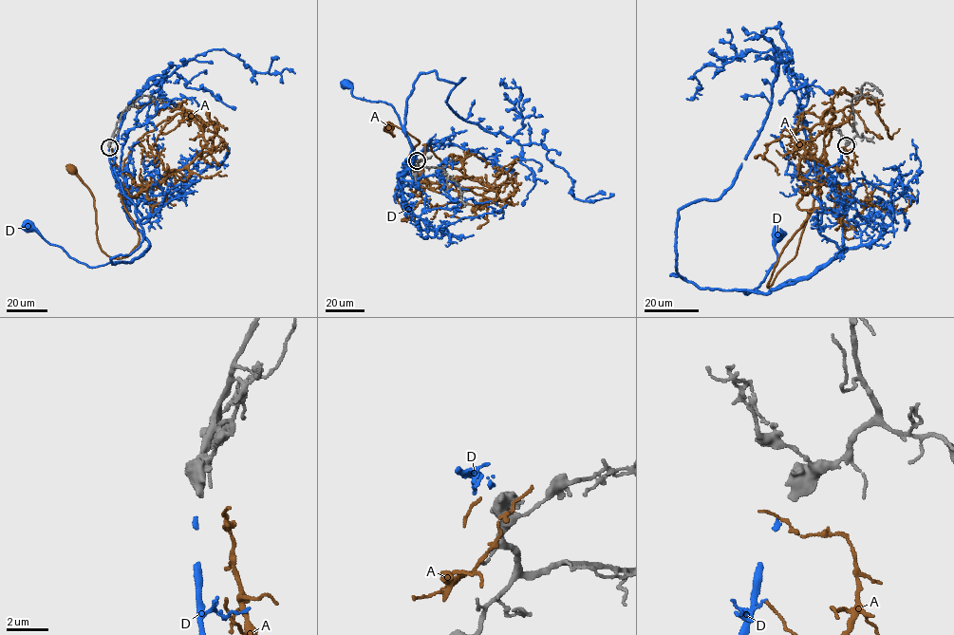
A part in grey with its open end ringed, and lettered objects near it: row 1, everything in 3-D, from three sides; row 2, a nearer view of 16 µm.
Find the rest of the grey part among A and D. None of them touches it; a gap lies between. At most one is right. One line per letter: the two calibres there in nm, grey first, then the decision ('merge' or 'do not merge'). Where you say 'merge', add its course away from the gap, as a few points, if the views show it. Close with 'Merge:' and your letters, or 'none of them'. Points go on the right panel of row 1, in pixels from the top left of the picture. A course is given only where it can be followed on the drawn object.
A: 480 nm thick on the grey side, 170 nm on the other; do not merge
D: 480 nm thick on the grey side, 180 nm on the other; merge; it runs (844, 148), (832, 189), (840, 252), (766, 294), (745, 293), (777, 261), (777, 233)
Merge: D

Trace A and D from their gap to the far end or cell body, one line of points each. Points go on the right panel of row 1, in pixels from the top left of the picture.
A: (844, 148), (854, 153), (848, 201), (833, 214), (808, 211), (767, 287), (796, 254), (817, 169)
D: (844, 148), (832, 189), (840, 252), (766, 294), (745, 293), (777, 261), (777, 233)

